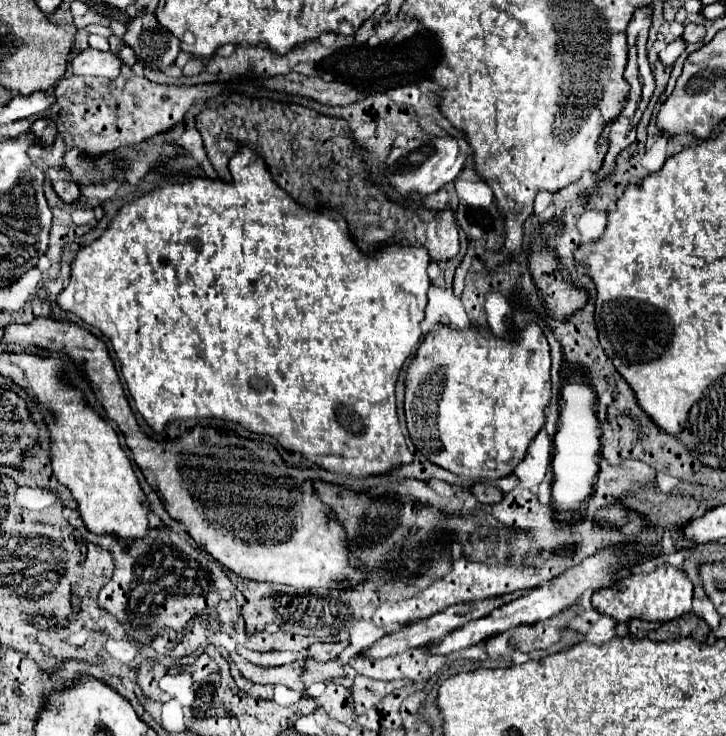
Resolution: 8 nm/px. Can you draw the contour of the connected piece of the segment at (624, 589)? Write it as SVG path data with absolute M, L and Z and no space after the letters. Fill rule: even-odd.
M658 564L648 574L630 574L618 580L614 588L606 588L606 592L594 592L592 606L602 614L612 616L616 622L628 622L630 618L642 618L648 622L666 622L680 618L692 610L692 582L686 574L670 564Z

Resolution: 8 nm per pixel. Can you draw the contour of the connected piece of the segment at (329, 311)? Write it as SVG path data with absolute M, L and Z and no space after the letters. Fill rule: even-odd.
M240 148L230 158L228 168L232 182L186 176L182 182L166 182L122 206L102 236L76 252L70 264L70 284L58 296L60 308L76 314L90 326L96 326L112 342L122 362L122 374L136 410L156 432L162 432L164 424L174 418L224 418L240 422L252 432L274 436L282 448L300 452L318 466L342 474L384 474L394 466L412 462L412 454L396 416L394 386L404 360L414 352L416 344L424 336L420 324L424 320L426 292L430 288L430 278L426 274L430 256L426 248L388 244L374 252L362 252L350 236L348 224L340 212L330 208L302 208L298 200L274 182L264 158L256 150Z

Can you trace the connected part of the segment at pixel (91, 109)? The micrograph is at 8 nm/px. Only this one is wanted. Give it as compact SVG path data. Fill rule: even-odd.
M122 66L120 76L114 80L96 78L96 76L74 76L74 74L66 76L56 84L56 102L54 102L54 108L50 108L50 112L48 112L48 118L56 124L56 130L58 130L56 138L50 146L30 148L30 160L34 160L34 164L38 164L38 168L42 168L46 174L50 170L56 170L56 172L66 170L66 168L62 168L62 156L66 156L66 152L70 152L70 148L78 148L82 152L82 156L86 156L86 160L98 160L98 156L106 156L106 152L116 152L122 146L140 144L160 132L166 132L168 128L172 128L176 122L180 122L184 118L184 114L196 100L212 98L218 92L220 92L218 84L160 86L160 84L146 80L144 76L136 76L128 66Z

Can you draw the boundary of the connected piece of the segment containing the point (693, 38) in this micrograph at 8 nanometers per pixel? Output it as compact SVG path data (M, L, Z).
M688 24L682 32L682 38L686 42L700 42L706 36L706 28L702 24Z

